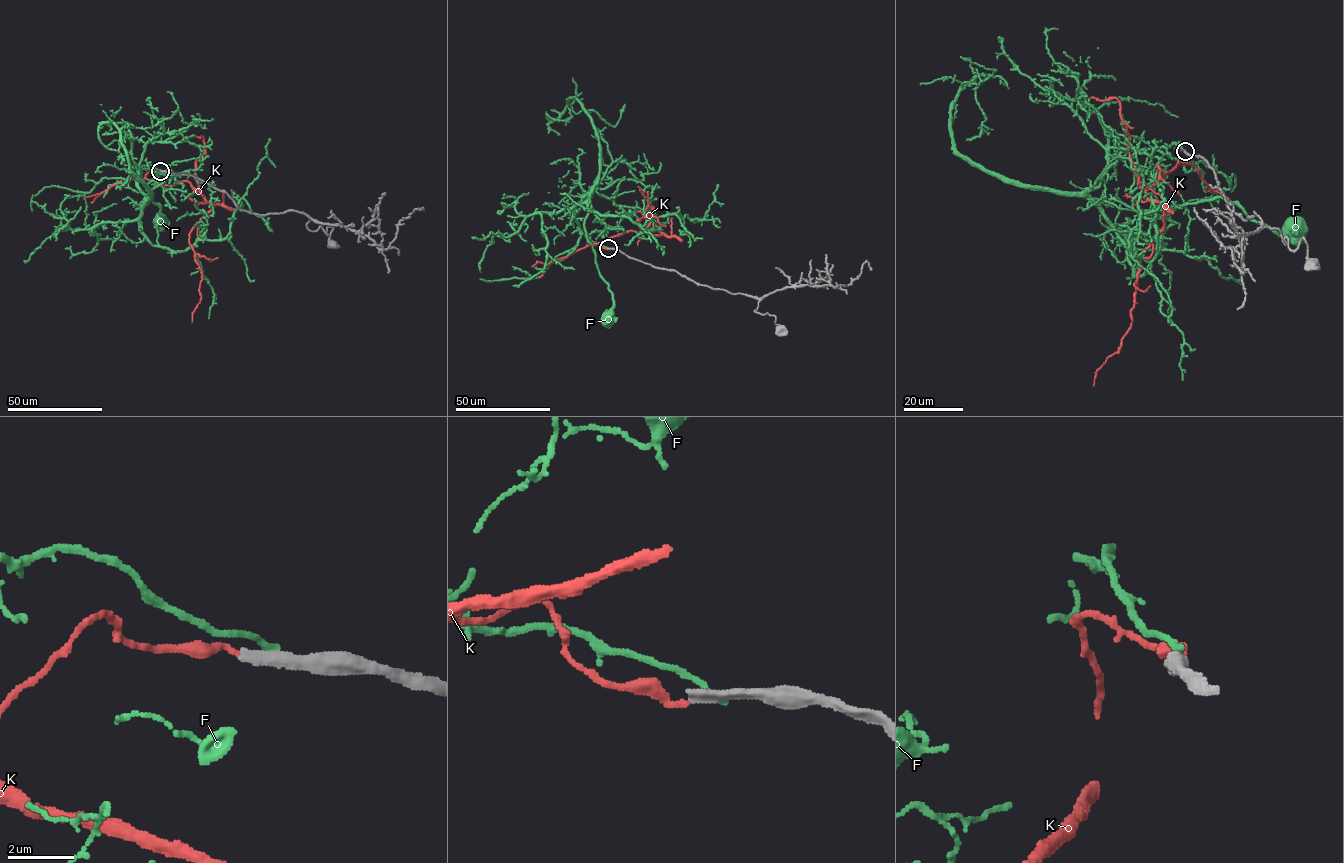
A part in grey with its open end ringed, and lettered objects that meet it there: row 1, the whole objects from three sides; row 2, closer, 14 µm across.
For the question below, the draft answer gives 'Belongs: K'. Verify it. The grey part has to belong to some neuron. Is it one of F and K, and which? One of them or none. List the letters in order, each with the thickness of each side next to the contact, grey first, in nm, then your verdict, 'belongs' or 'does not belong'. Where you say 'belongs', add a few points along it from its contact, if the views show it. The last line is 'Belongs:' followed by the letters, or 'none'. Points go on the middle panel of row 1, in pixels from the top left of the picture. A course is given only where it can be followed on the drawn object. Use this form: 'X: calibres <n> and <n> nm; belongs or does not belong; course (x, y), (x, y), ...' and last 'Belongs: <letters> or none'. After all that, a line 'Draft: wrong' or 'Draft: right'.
F: calibres 420 and 200 nm; does not belong
K: calibres 280 and 170 nm; does not belong
Belongs: none
Draft: wrong

